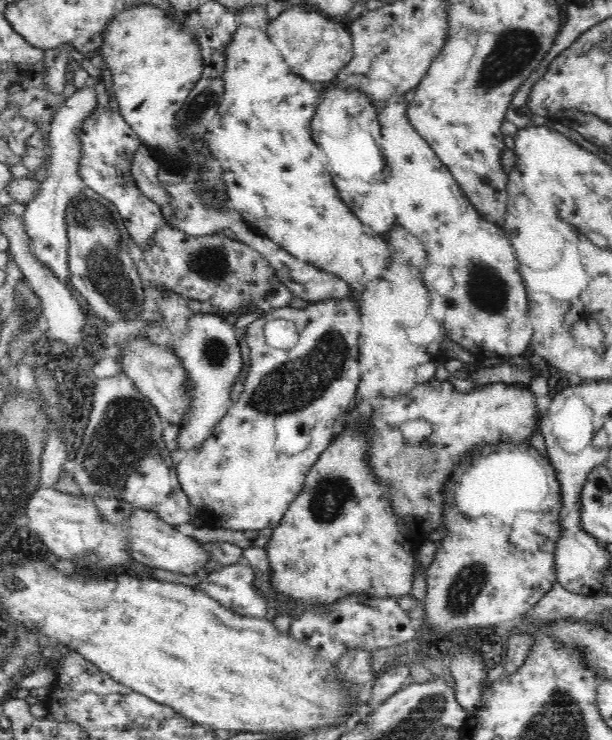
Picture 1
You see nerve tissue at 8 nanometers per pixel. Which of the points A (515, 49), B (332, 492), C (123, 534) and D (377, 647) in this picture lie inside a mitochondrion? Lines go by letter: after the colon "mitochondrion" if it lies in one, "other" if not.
A: mitochondrion
B: mitochondrion
C: other
D: other

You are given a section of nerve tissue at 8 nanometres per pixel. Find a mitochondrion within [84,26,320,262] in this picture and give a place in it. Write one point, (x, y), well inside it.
(205, 99)

